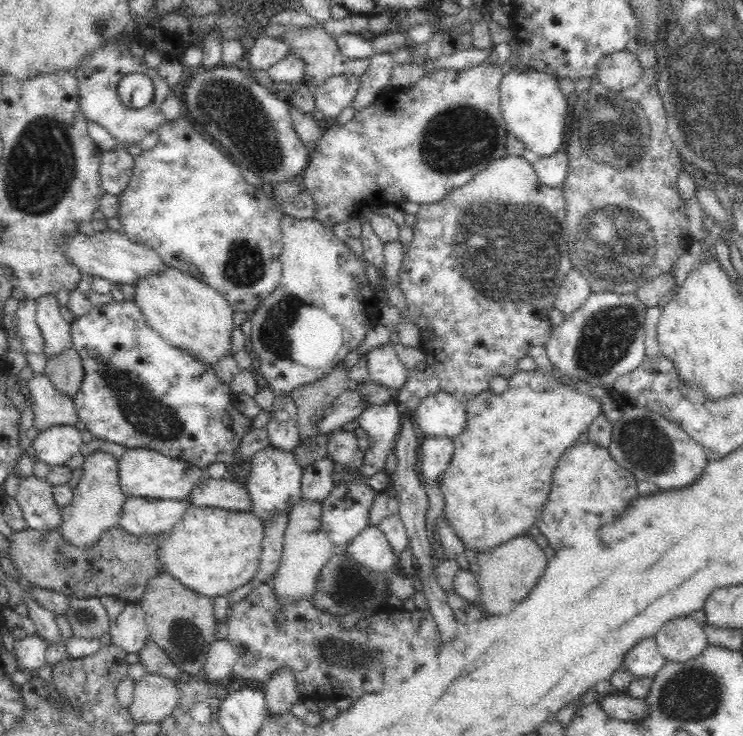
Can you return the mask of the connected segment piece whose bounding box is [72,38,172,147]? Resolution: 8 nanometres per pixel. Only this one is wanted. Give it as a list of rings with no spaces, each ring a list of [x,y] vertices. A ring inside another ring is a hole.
[[[114,38],[104,41],[103,45],[95,48],[89,57],[82,59],[80,66],[72,73],[77,78],[80,112],[88,120],[106,128],[108,133],[118,141],[118,145],[122,147],[138,145],[145,136],[158,131],[160,125],[168,122],[161,109],[162,101],[172,92],[166,79],[158,75],[156,68],[149,68],[142,59],[134,57],[130,47],[118,45]],[[131,72],[146,73],[150,75],[150,79],[154,83],[154,100],[144,108],[128,108],[122,104],[120,96],[118,96],[118,81],[123,74]]]

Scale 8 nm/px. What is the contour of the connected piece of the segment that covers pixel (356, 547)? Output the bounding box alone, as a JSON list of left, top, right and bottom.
[345,525,398,571]

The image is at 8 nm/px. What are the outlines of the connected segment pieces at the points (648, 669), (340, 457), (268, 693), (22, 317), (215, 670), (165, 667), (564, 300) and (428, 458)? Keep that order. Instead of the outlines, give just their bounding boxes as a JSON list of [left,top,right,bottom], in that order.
[[622,637,667,678],[327,428,364,472],[263,668,302,716],[15,298,46,354],[202,639,238,683],[138,642,189,681],[554,267,591,315],[419,437,455,485]]

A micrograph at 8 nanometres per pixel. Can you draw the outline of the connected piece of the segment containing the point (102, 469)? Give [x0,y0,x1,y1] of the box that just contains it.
[59,450,126,549]

